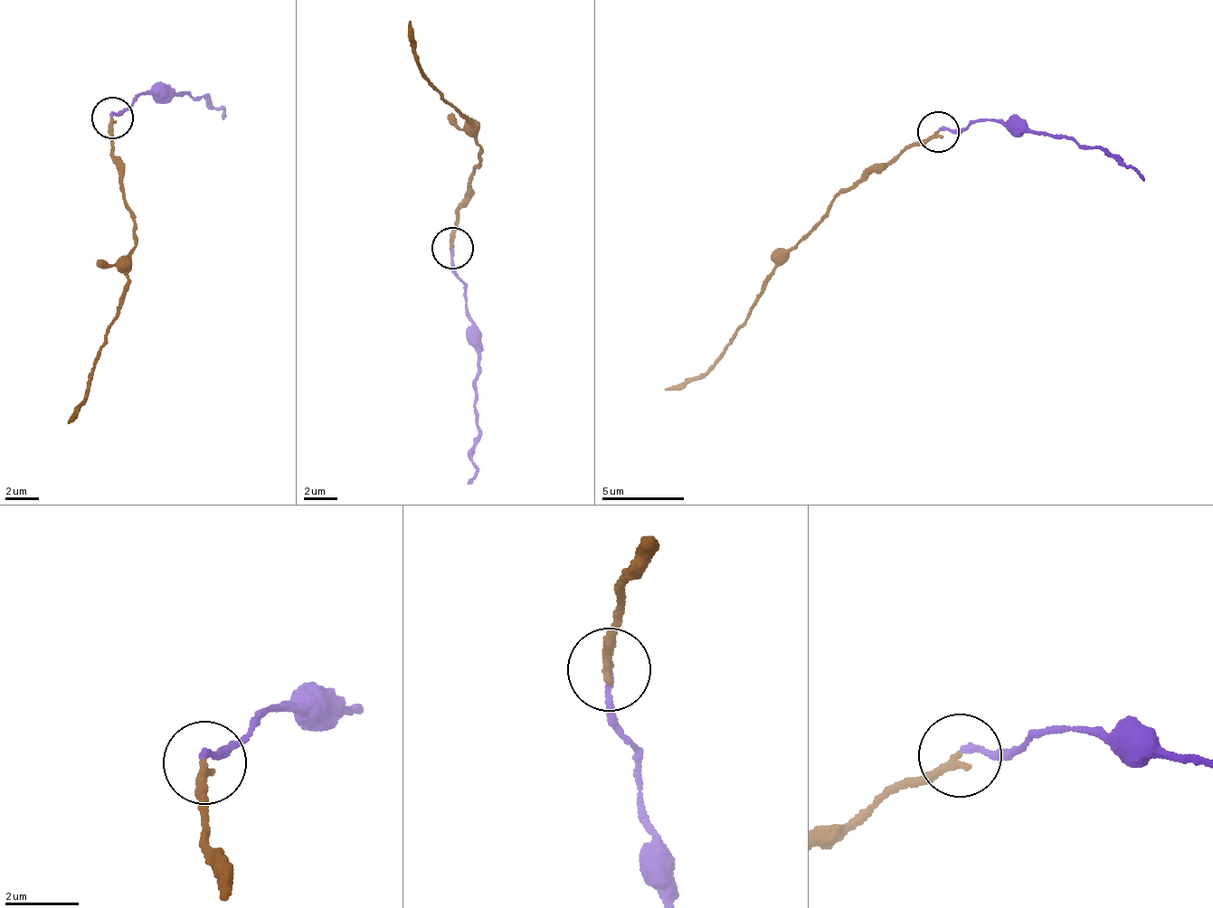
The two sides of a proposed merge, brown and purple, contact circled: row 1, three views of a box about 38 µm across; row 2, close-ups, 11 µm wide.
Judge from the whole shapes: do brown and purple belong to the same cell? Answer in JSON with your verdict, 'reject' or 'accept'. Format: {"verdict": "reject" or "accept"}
{"verdict": "reject"}

